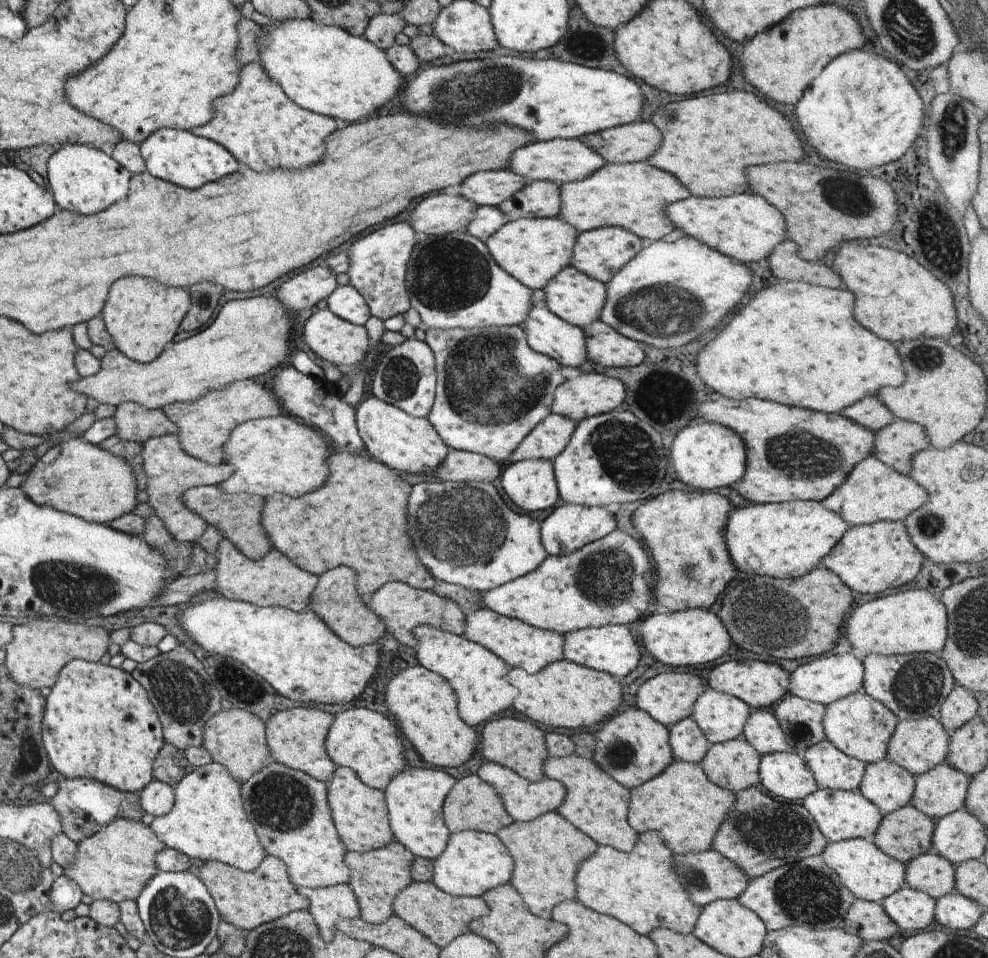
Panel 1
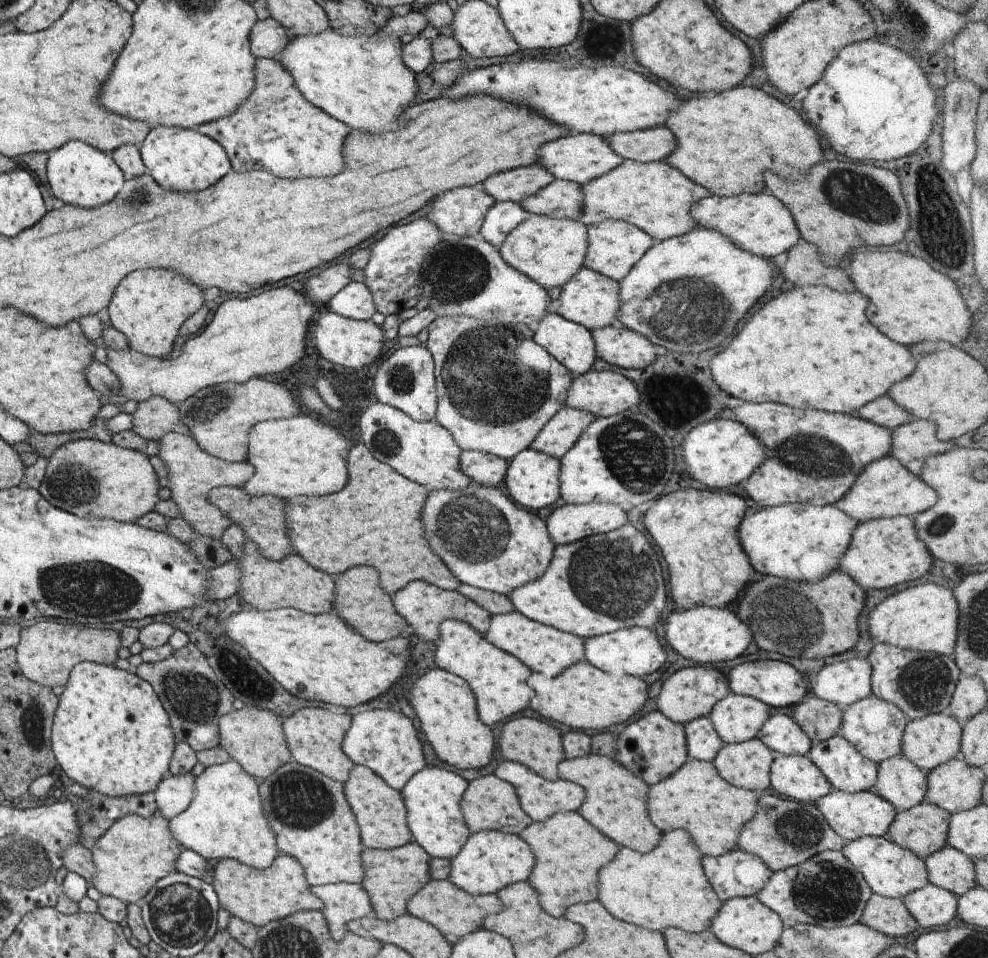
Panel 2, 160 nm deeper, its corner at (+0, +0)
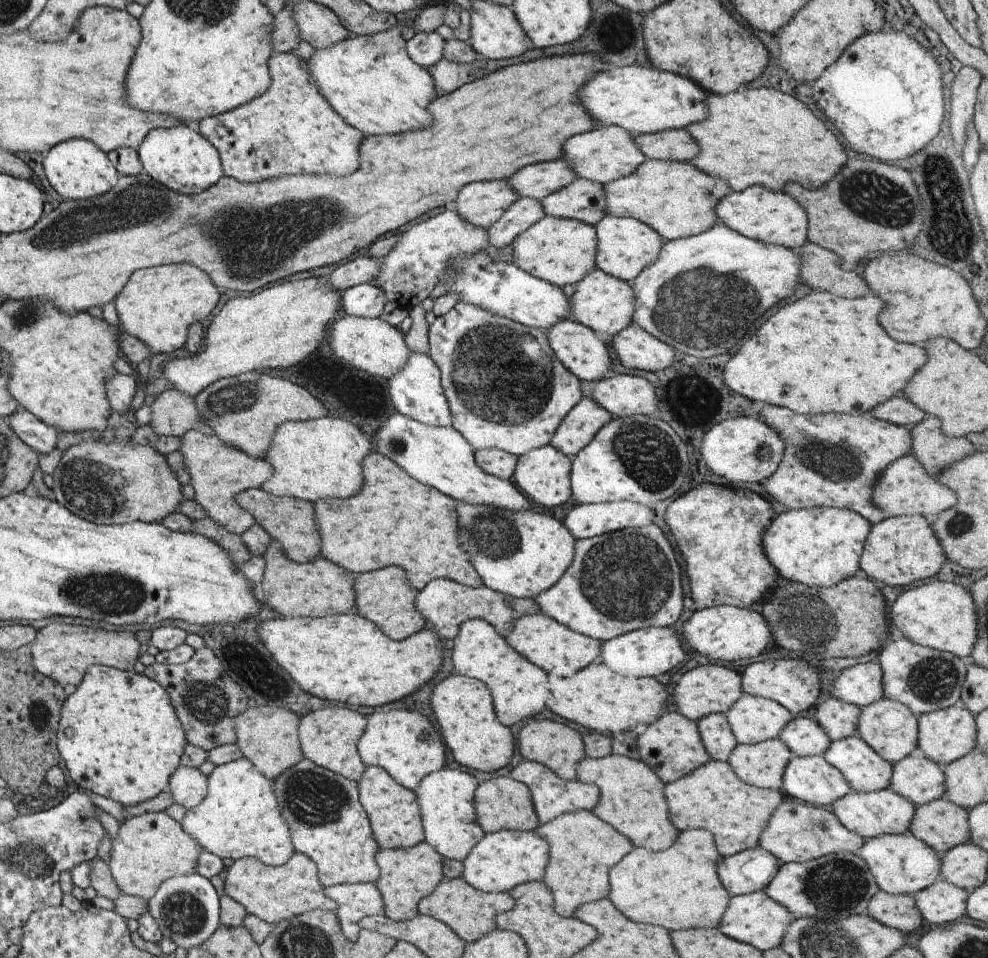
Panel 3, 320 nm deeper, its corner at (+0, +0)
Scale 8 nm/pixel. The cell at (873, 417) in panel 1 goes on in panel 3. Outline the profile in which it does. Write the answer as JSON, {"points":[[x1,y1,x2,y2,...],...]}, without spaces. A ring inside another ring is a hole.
{"points":[[898,394,885,403,879,404,869,414,880,420,908,427,910,431,929,416,921,408,912,404,904,394]]}

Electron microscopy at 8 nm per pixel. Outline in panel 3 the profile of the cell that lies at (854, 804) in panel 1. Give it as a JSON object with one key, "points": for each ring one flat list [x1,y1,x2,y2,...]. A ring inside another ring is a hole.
{"points":[[890,786,871,793,852,792,846,796,835,800,830,806,830,810,837,816,837,819,850,832,860,836,865,841,882,835,901,835,910,828,915,810,918,808,914,803,900,796,896,791,892,791]]}

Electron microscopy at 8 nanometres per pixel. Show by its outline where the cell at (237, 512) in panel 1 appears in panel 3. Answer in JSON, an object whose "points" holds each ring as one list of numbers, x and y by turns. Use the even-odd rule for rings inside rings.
{"points":[[251,488,237,494,237,501,249,513,253,513,254,519,263,526,274,540,280,542,285,553,298,563,307,563,318,558,322,540,318,536,316,528,314,502,306,502,297,497,279,497,262,488]]}

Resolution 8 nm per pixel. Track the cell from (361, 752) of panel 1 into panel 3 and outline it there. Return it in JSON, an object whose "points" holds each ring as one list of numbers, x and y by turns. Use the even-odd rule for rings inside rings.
{"points":[[392,710,367,716,367,727,357,744,359,755,366,766,384,768,399,785,415,790,430,773,445,767,445,742,442,733,427,716,410,710]]}

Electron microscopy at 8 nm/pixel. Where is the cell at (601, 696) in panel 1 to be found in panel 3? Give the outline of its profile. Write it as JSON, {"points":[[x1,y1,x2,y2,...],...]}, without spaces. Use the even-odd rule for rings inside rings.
{"points":[[598,661,586,665,574,676,550,678,547,684,552,698,546,704,556,716,613,737,638,724,651,725,668,712,669,692,656,678,625,677]]}

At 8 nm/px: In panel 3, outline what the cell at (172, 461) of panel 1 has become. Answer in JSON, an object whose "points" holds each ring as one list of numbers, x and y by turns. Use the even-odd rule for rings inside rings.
{"points":[[202,427,190,429,182,439,179,449,184,454,184,463,188,467,191,486,196,496,194,500,200,503,206,511,206,517,219,522,228,532,241,535,257,521,253,513,249,513,237,501,237,494,245,490,260,488,274,474,274,467,266,459,248,456,238,447,223,443,214,432]]}

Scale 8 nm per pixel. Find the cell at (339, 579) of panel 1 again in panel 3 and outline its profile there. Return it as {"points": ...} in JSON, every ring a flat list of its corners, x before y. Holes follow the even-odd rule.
{"points":[[388,566,376,572,360,574,354,582,354,588,356,590,354,612,377,624,387,637,395,641,404,640,421,631,427,623,425,616,415,607,419,592,411,587,407,572,402,572,402,568,398,566]]}

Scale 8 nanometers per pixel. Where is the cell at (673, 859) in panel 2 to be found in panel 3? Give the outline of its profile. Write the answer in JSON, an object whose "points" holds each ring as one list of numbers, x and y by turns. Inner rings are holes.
{"points":[[690,829,682,831,675,843,664,852,650,852,646,848,634,848,609,872,609,899,614,906,637,923,661,926,667,931,686,930,687,928,718,927,724,911,729,905,732,895,719,879,717,866,722,860,718,852,715,838,710,831,704,829]]}

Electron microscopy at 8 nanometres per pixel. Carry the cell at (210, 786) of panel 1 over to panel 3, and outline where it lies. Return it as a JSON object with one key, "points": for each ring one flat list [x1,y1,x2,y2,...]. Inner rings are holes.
{"points":[[246,757,216,765,209,776,208,794,197,807,188,809,181,825,204,850,222,860,254,857,273,867,282,866,296,853,293,833,278,808,275,779,263,774]]}

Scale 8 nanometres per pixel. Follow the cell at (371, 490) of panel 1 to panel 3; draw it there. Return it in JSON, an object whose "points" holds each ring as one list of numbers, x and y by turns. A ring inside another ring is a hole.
{"points":[[372,452,363,460,364,484,360,494,350,500,318,500,314,502,315,519,318,520,326,542,324,542,324,554,326,558,342,564,346,570,362,572,372,568,384,568,384,566,402,566,407,572,407,579,417,591,422,590,431,580,450,579,467,587,476,588,484,585,471,563,467,552,459,543,459,526,457,502,452,497,442,494,437,488,422,484,412,478,398,463,382,453],[362,540,362,552,356,552,352,548,344,548,340,542,356,542]]}

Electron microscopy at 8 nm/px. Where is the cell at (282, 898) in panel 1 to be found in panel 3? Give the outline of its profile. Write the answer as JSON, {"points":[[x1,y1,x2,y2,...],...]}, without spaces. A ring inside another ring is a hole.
{"points":[[301,852,294,853,288,862,279,867,267,865,254,857,235,860,224,871,223,880,226,895,242,903,248,914,274,925,310,911,335,912,338,908,337,902,324,892,317,864]]}

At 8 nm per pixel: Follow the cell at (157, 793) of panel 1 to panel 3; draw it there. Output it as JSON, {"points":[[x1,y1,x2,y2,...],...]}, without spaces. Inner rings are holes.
{"points":[[179,766,173,772,167,788,173,794,173,802,186,809,197,807,208,794,209,777,196,767]]}

